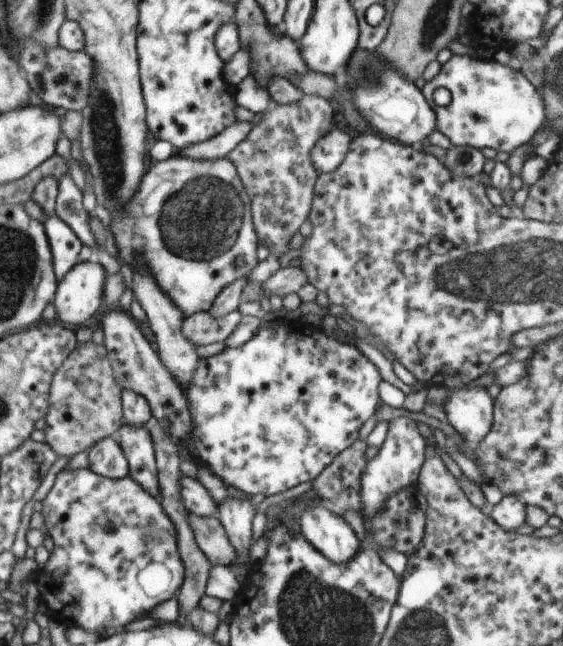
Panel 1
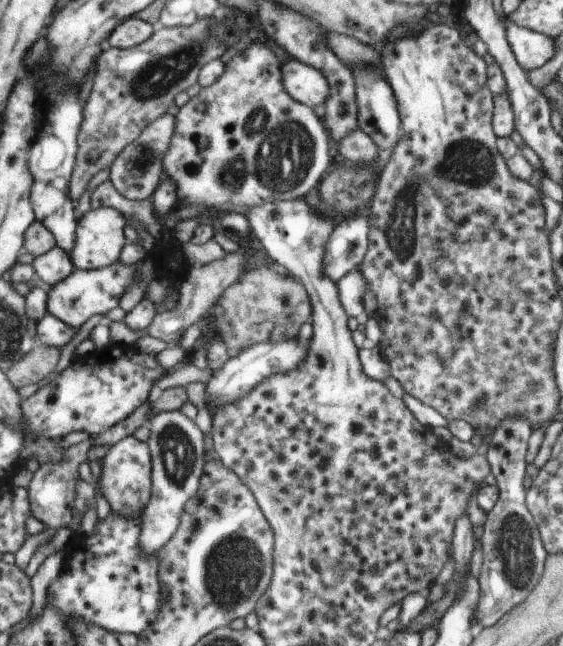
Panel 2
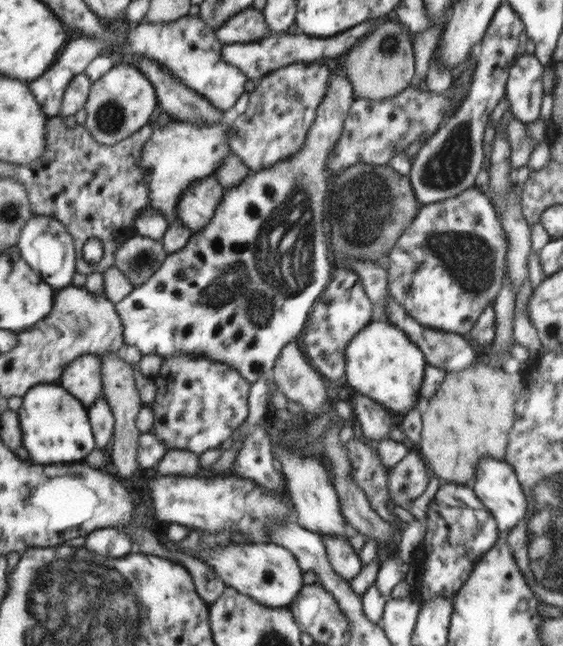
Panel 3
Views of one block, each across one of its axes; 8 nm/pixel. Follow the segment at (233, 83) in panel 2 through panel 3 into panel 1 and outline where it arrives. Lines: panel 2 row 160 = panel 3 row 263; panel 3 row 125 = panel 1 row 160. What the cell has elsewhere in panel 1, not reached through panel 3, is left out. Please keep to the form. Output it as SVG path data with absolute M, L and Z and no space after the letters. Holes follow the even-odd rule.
M336 128L316 144L312 160L319 174L332 174L340 168L350 151L350 140L344 130Z

